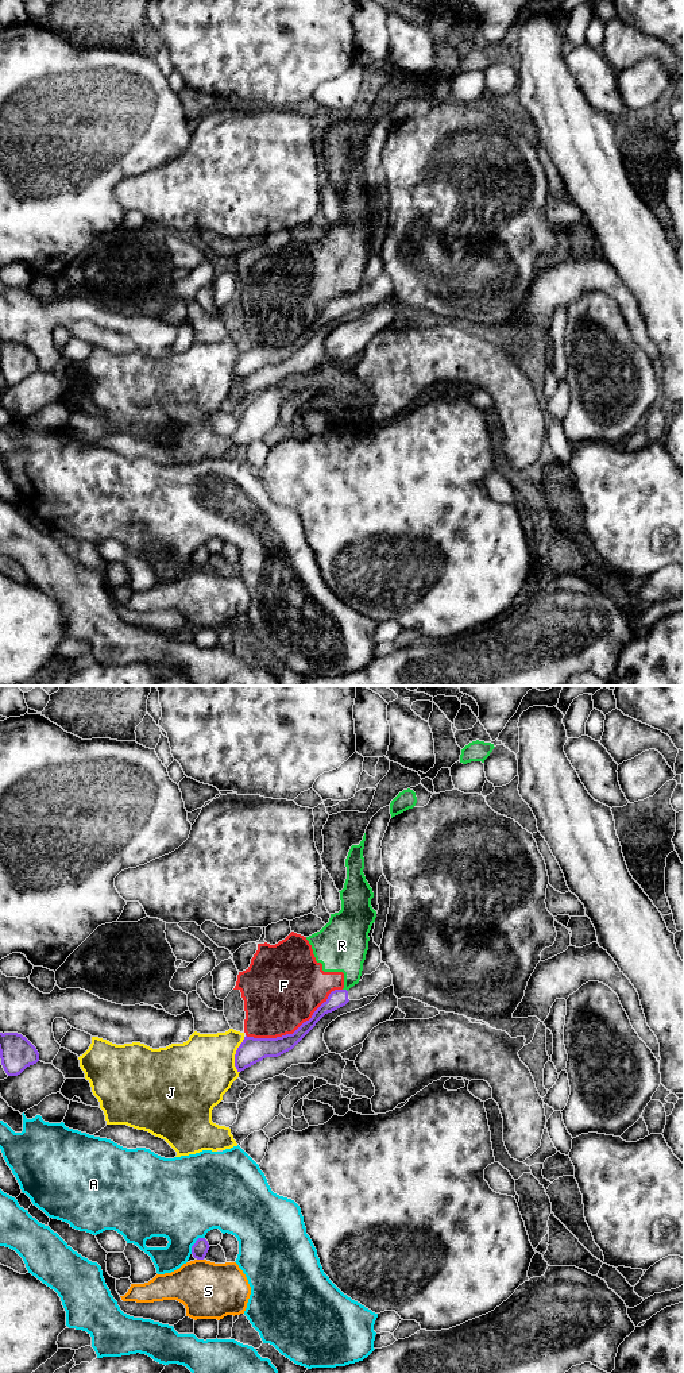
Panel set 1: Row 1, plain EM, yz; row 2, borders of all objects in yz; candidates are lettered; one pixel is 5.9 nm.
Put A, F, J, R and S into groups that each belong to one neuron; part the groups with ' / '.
A / F R / J / S

